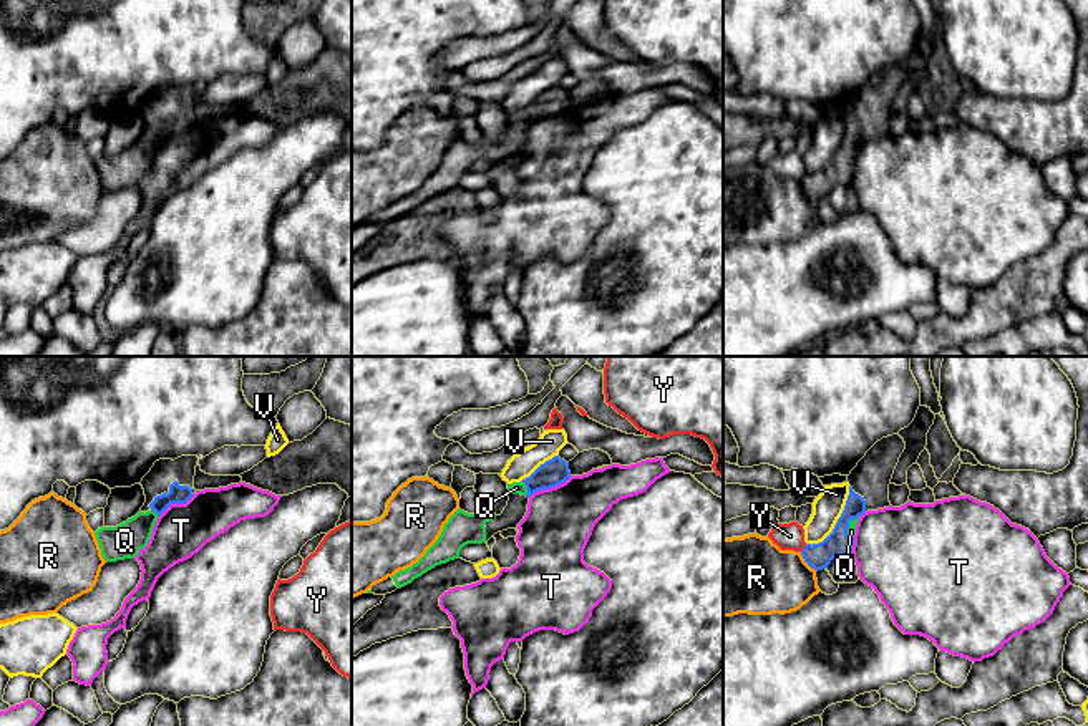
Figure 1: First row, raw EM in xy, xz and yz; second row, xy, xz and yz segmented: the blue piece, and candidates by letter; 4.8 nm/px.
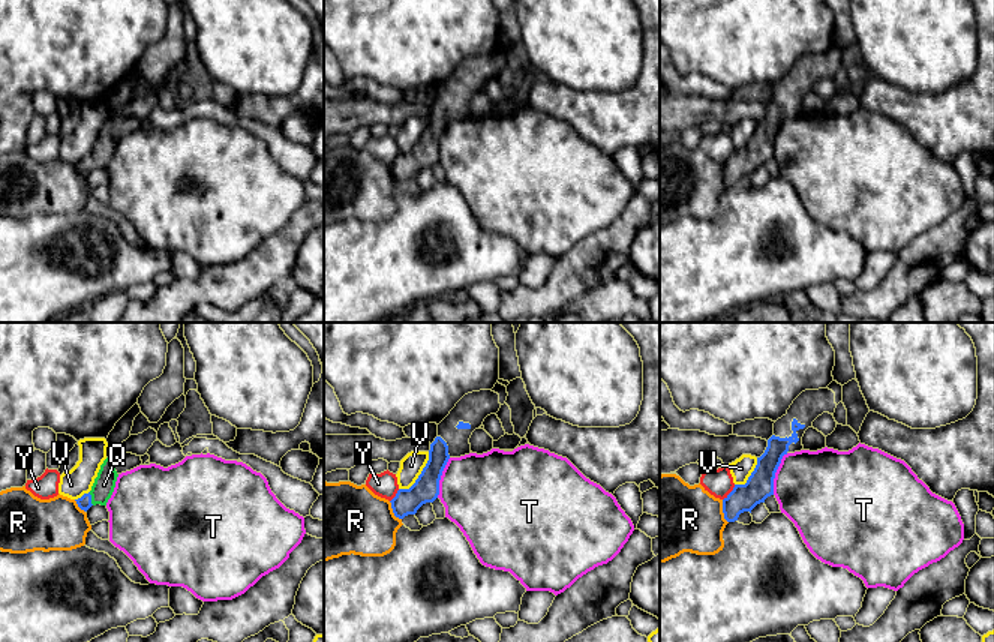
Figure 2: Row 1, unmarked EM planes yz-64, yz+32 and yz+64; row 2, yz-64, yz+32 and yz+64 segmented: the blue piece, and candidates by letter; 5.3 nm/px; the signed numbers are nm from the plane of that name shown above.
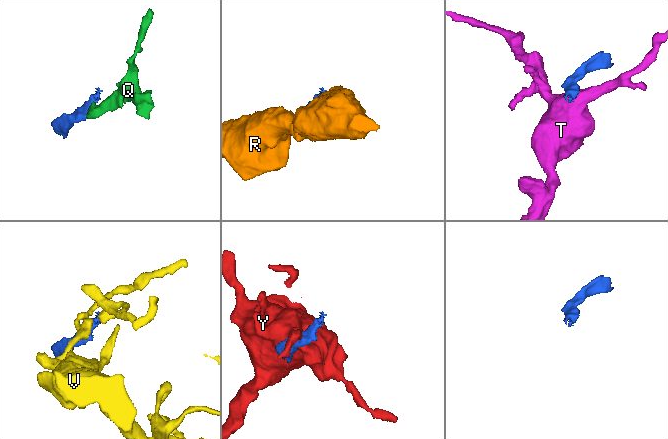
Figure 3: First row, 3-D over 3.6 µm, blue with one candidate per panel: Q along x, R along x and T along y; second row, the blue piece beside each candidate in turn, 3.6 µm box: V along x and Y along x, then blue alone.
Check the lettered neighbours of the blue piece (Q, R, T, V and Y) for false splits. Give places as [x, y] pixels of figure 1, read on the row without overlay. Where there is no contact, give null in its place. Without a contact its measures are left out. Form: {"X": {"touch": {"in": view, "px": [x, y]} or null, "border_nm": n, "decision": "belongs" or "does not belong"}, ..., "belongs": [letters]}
{"Q": {"touch": {"in": "xz", "px": [526, 116]}, "border_nm": 80, "decision": "belongs"}, "R": {"touch": {"in": "yz", "px": [806, 191]}, "border_nm": 130, "decision": "does not belong"}, "T": {"touch": {"in": "xz", "px": [549, 116]}, "border_nm": 240, "decision": "does not belong"}, "V": {"touch": {"in": "yz", "px": [838, 150]}, "border_nm": 360, "decision": "does not belong"}, "Y": {"touch": {"in": "yz", "px": [805, 176]}, "border_nm": 50, "decision": "does not belong"}, "belongs": ["Q"]}

